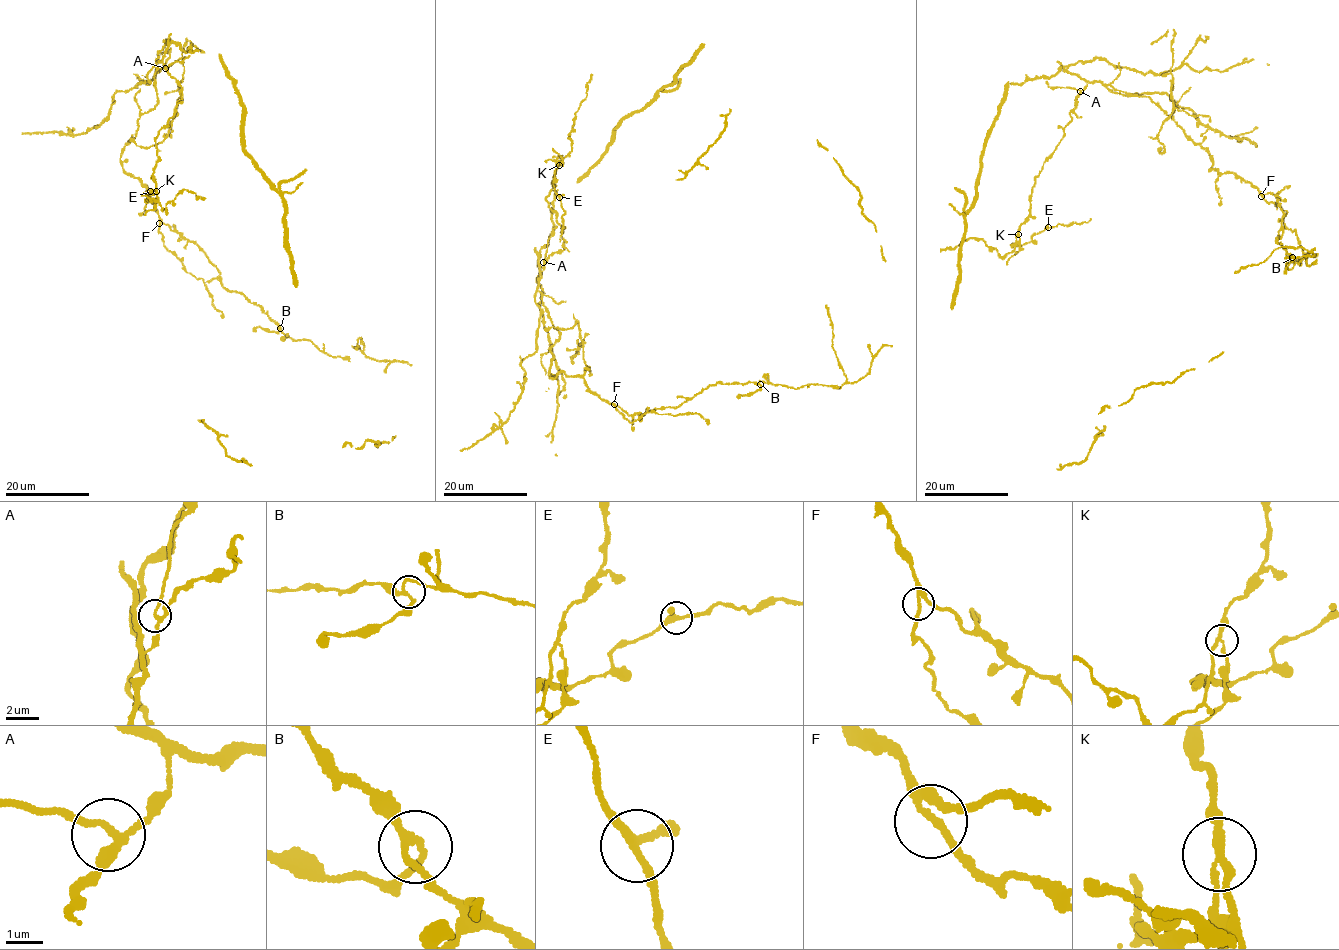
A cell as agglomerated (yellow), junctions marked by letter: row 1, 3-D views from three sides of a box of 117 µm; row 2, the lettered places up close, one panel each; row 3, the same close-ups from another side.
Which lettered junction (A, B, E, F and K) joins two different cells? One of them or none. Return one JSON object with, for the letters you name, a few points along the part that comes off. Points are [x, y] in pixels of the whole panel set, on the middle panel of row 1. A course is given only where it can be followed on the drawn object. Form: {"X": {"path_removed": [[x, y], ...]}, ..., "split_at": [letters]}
{"K": {"path_removed": [[559, 165], [563, 161], [552, 148]]}, "split_at": ["K"]}

